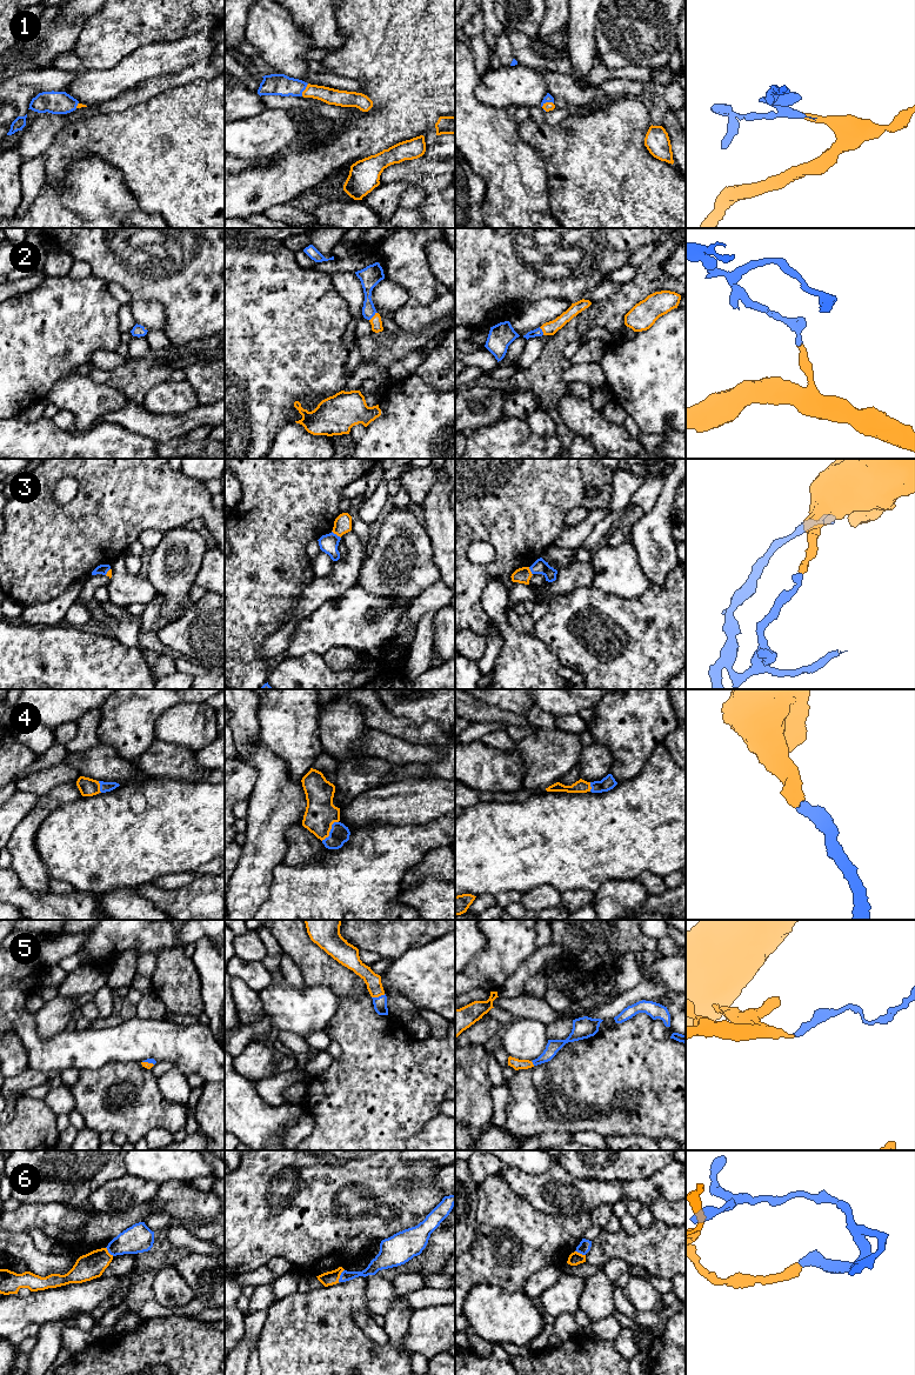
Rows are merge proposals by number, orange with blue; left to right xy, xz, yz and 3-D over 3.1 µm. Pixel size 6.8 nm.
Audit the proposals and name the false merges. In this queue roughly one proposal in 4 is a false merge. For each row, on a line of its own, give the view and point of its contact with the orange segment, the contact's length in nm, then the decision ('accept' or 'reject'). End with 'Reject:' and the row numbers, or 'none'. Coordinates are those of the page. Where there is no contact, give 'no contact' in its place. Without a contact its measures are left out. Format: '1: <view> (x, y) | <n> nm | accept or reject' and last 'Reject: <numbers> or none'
1: yz (547, 102) | 90 nm | accept
2: xz (373, 316) | 80 nm | accept
3: xz (336, 534) | 80 nm | reject
4: xz (329, 830) | 180 nm | accept
5: xz (378, 996) | 100 nm | accept
6: xz (340, 1274) | 100 nm | reject
Reject: 3, 6

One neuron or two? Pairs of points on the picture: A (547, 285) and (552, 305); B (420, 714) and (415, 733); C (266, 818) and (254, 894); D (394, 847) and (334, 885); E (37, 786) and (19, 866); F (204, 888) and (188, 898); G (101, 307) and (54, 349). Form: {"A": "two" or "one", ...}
{"A": "two", "B": "two", "C": "one", "D": "one", "E": "two", "F": "one", "G": "one"}

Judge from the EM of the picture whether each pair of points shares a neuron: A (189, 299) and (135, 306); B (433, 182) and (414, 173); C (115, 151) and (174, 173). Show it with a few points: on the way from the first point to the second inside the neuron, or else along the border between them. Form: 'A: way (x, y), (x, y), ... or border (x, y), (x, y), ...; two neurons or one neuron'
A: border (133, 299), (158, 300), (164, 307), (165, 329); two neurons
B: way (428, 178), (423, 173), (419, 173); one neuron
C: way (129, 151), (152, 151), (160, 159); one neuron

